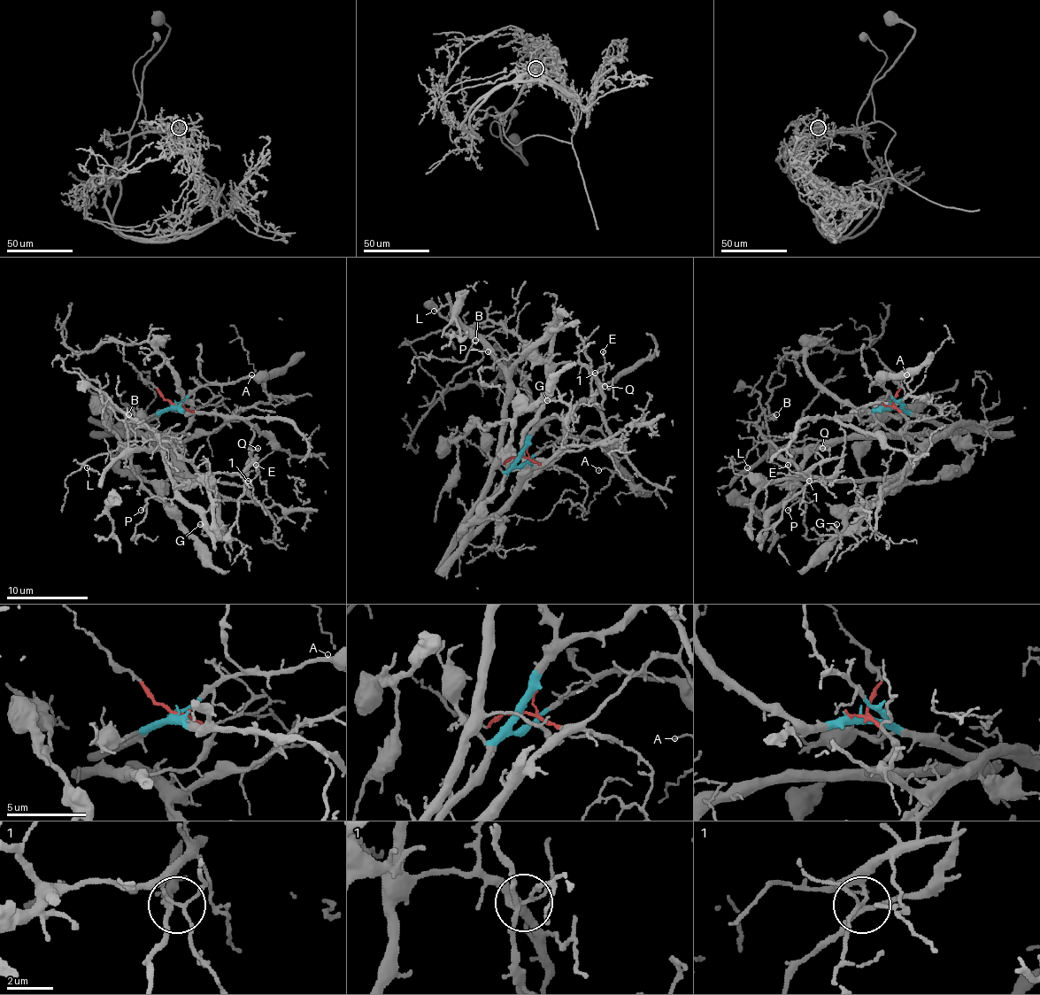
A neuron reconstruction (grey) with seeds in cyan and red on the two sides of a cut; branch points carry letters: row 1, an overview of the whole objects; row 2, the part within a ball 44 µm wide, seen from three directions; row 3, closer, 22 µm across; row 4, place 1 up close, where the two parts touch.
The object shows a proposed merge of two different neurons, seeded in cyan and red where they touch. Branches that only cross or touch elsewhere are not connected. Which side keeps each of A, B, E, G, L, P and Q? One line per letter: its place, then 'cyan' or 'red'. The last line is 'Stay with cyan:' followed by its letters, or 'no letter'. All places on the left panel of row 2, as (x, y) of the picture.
A: place (251, 374); cyan
B: place (128, 414); red
E: place (256, 465); cyan
G: place (200, 524); cyan
L: place (87, 467); red
P: place (141, 510); red
Q: place (258, 448); cyan
Stay with cyan: A, E, G, Q

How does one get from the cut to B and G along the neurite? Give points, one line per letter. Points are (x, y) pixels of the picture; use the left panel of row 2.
B: (173, 404), (187, 408), (191, 422), (181, 432), (157, 436), (157, 448), (128, 446), (128, 413)
G: (173, 404), (134, 426), (149, 426), (166, 444), (169, 452), (213, 493), (221, 534), (211, 534), (199, 523)

